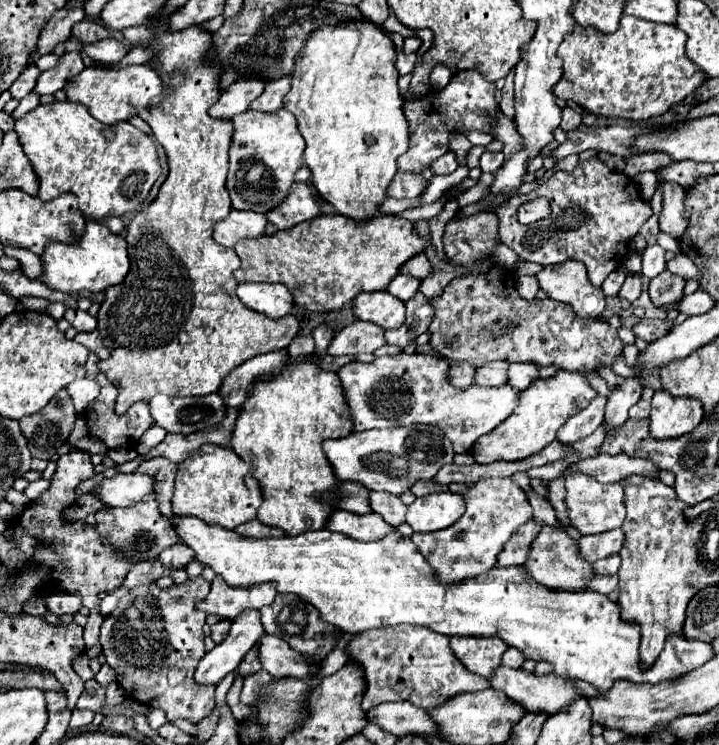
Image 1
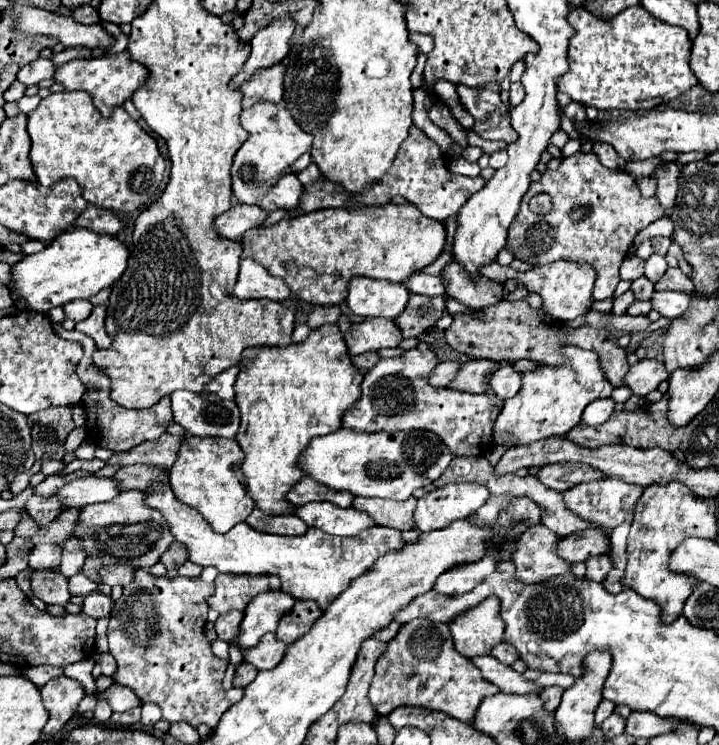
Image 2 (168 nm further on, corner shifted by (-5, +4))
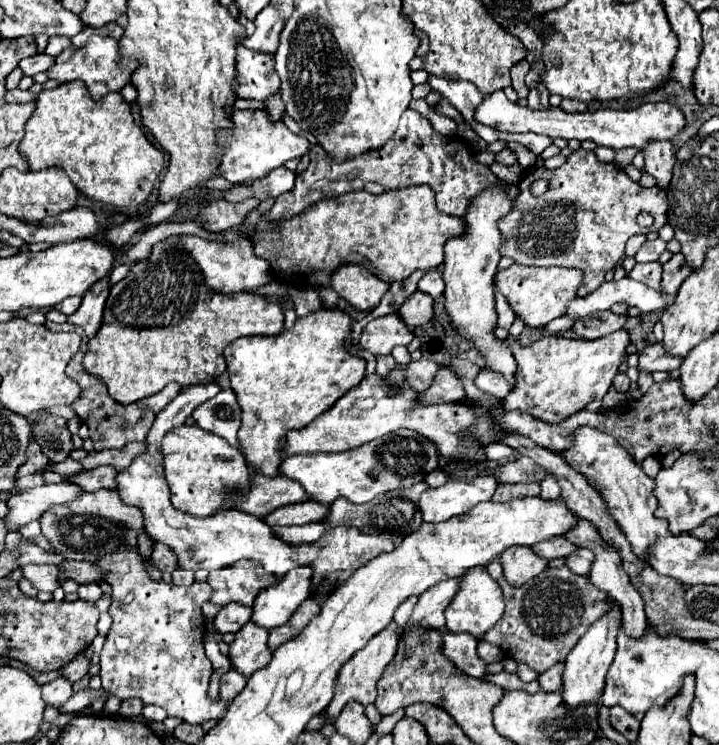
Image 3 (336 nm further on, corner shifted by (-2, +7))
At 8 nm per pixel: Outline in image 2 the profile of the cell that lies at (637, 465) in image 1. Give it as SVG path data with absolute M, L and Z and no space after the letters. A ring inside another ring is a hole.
M553 463L553 465L541 467L537 473L537 479L541 483L561 493L583 481L593 481L601 477L603 473L595 471L593 467L587 467L587 463Z

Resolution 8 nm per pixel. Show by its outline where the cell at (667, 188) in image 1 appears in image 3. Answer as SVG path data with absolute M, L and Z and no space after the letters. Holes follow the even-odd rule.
M652 140L648 148L644 148L644 170L652 174L658 180L658 186L666 188L672 178L672 166L674 166L674 152L672 144L666 140Z

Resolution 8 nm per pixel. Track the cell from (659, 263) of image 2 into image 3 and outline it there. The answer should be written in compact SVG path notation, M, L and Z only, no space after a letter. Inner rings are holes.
M648 262L648 264L636 264L628 276L632 280L638 280L642 284L646 284L652 290L662 290L660 288L660 276L662 276L662 264L660 262Z

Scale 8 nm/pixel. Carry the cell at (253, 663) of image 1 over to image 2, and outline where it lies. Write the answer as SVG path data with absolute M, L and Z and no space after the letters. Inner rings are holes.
M241 663L239 667L237 667L237 671L235 671L235 679L233 679L233 685L235 687L247 687L255 677L257 677L257 669L255 669L255 665L251 665L251 663Z

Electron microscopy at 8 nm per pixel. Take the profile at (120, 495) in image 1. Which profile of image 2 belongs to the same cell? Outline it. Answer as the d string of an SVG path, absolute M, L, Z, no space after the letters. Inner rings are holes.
M89 475L85 479L77 479L67 483L57 491L57 495L63 501L63 507L85 507L91 503L103 503L115 499L123 489L119 487L119 481L113 477L97 477Z

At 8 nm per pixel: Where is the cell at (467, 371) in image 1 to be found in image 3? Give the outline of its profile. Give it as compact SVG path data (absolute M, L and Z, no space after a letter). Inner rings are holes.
M420 358L418 362L410 362L408 364L408 386L416 388L416 392L424 392L430 386L438 370L440 366L426 358Z

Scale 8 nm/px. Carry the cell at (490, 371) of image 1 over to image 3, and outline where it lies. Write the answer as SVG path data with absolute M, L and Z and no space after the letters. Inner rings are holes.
M442 366L436 378L432 380L430 388L420 392L420 400L424 400L424 404L450 404L462 400L464 396L466 394L462 382L450 366Z

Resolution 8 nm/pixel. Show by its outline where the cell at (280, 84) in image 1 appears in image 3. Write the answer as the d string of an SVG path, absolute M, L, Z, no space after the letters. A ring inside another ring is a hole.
M236 44L236 94L240 98L264 100L278 90L280 78L274 70L274 56Z

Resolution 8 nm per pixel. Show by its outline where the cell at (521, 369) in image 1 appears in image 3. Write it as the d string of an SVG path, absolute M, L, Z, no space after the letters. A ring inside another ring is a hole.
M482 368L482 370L478 372L474 384L476 384L480 390L484 390L484 392L500 398L500 400L510 392L510 384L504 380L504 376L500 376L498 372L492 372L492 370L488 370L488 368Z

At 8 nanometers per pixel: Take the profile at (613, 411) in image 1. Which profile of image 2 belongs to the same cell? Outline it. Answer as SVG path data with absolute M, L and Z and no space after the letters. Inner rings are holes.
M641 359L625 375L625 385L631 389L633 395L647 397L667 377L669 377L669 373L665 371L665 365L661 361L657 361L657 359Z

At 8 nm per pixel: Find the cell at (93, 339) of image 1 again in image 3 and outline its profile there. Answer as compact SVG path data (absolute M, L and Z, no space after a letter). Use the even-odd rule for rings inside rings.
M106 276L104 280L98 280L96 284L92 284L92 288L88 288L80 308L72 316L68 316L68 322L80 326L88 338L92 338L102 324L102 312L104 312L108 292L110 292L110 284Z

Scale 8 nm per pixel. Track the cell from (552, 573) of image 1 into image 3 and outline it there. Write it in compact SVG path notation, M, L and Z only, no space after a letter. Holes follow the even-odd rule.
M512 546L512 548L508 548L500 556L500 562L502 562L504 576L506 576L508 584L512 584L516 588L548 568L548 560L536 556L526 546Z

